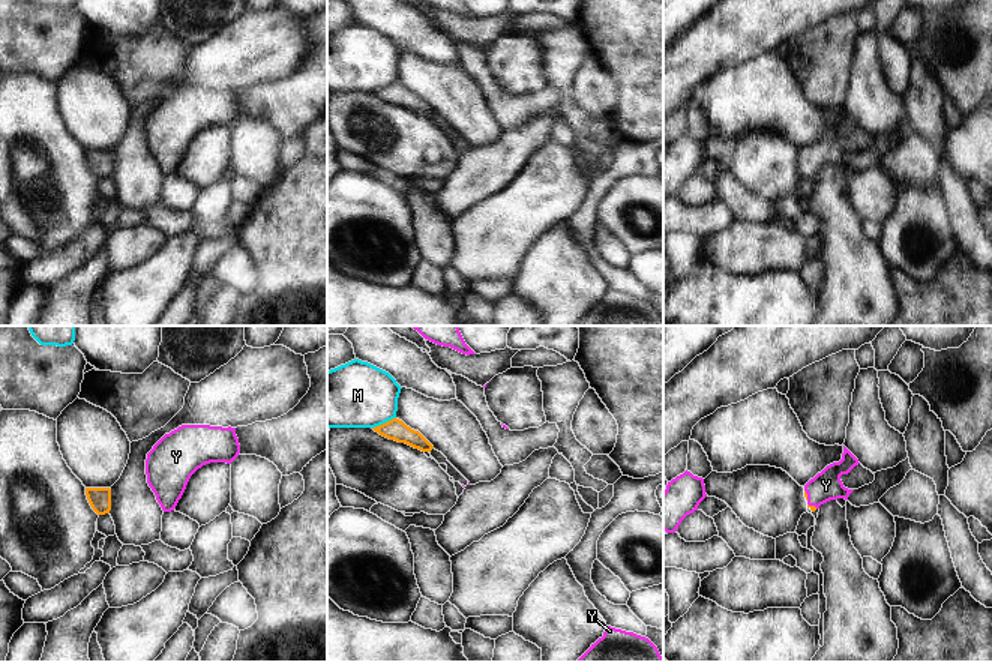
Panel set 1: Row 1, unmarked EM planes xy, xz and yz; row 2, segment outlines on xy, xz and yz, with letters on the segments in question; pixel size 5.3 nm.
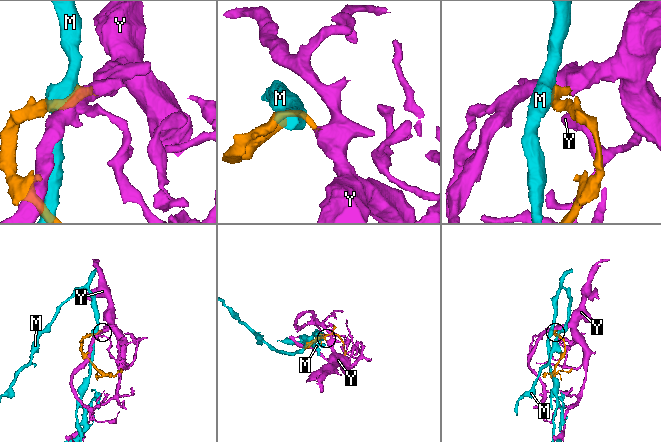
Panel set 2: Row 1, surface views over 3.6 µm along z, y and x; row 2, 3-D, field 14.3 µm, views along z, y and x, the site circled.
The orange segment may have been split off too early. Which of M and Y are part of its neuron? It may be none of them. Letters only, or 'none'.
Y

